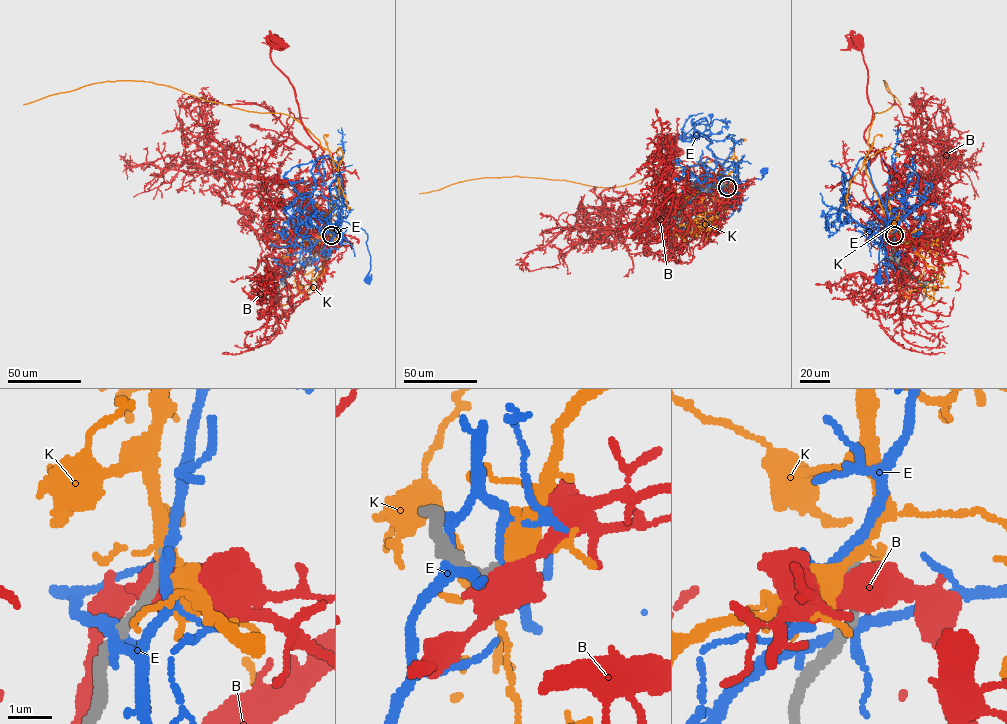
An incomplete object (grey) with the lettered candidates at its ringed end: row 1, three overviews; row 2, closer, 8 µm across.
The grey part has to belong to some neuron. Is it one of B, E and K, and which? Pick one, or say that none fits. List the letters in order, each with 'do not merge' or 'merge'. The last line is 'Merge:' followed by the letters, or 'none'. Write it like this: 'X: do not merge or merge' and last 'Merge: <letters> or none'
B: do not merge
E: do not merge
K: merge
Merge: K

